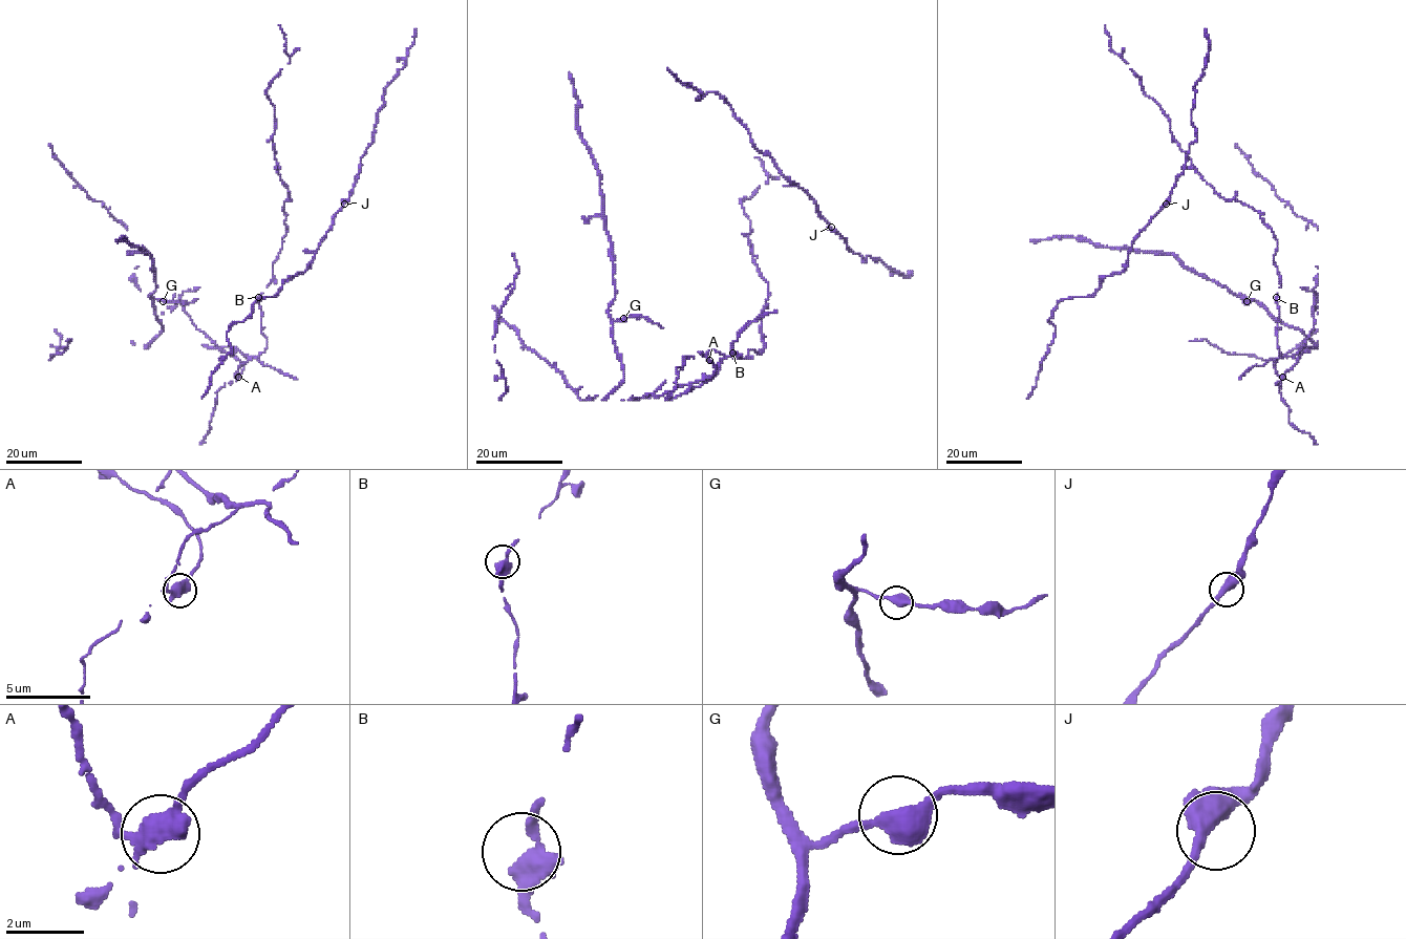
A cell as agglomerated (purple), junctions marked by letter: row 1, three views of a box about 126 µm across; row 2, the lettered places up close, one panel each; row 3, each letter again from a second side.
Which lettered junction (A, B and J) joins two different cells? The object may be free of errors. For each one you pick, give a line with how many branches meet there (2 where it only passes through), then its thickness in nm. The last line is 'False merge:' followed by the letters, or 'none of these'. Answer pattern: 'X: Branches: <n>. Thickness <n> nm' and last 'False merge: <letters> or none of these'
A: Branches: 2. Thickness 460 nm
False merge: A

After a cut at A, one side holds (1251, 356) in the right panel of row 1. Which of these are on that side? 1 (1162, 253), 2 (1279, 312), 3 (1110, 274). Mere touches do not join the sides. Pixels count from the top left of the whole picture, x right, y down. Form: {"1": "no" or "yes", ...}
{"1": "yes", "2": "no", "3": "no"}

